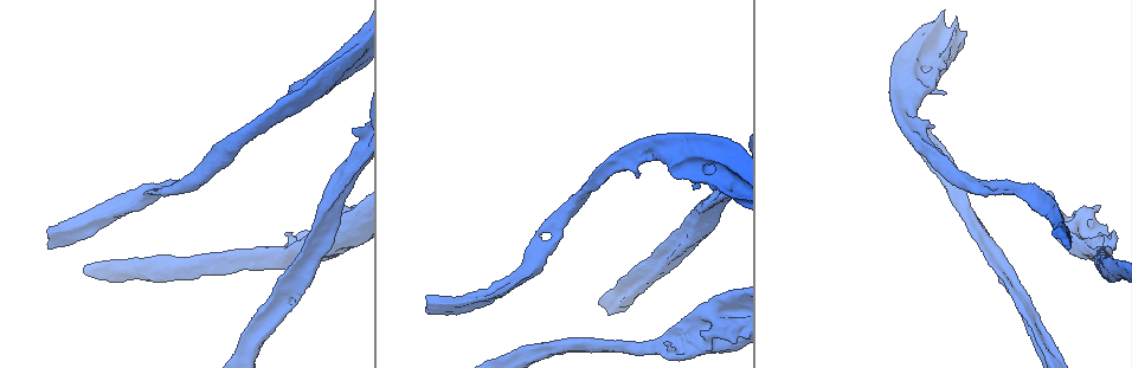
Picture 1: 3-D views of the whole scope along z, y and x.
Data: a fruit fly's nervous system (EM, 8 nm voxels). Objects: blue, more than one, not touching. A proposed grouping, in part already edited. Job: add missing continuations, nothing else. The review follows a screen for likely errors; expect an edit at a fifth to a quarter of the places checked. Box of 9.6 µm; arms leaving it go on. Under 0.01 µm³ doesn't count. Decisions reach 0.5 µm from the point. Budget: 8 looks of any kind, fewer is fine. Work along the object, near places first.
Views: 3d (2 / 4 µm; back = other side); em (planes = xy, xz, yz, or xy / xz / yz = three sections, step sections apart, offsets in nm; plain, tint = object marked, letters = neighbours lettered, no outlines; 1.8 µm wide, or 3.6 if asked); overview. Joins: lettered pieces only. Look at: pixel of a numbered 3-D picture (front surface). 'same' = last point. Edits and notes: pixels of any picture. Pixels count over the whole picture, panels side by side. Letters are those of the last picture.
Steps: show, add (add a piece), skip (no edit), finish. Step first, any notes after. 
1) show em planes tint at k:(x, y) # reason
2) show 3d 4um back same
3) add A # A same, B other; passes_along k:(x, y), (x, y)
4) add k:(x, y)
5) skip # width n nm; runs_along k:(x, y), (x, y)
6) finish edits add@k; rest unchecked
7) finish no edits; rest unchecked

show em xy step 4 plain at 1:(717, 224) # free end

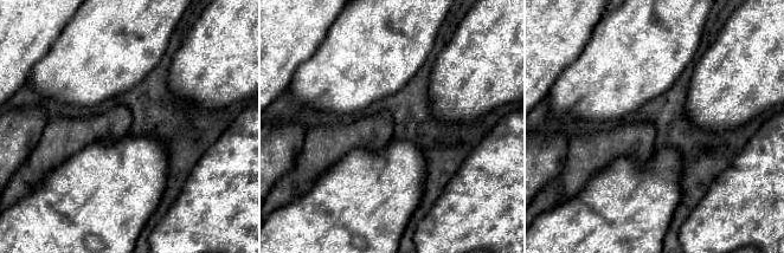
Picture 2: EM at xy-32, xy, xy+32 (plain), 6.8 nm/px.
show em xy step 4 tint same

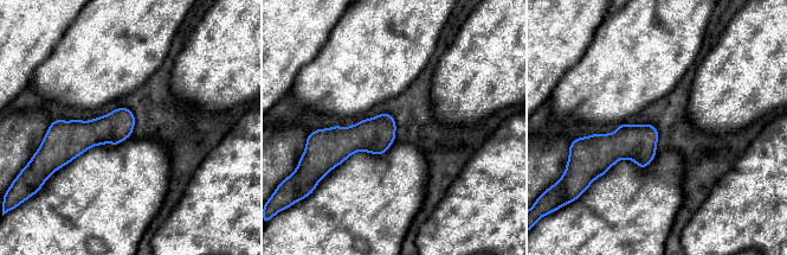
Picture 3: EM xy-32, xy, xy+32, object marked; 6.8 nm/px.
show em xy step 4 letters same # what lies round it

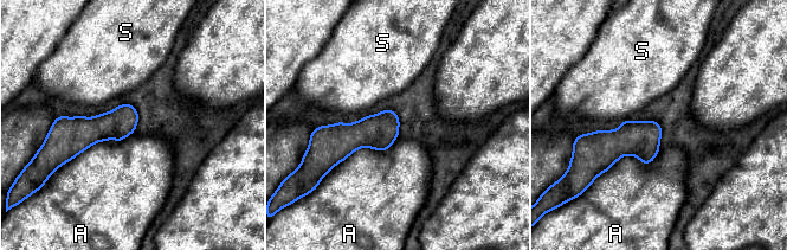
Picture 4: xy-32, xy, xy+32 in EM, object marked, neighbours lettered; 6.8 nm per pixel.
skip # A other, S other; border 4:(134, 130), (60, 166); none of them fits

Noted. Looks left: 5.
show em planes letters at 1:(725, 193)

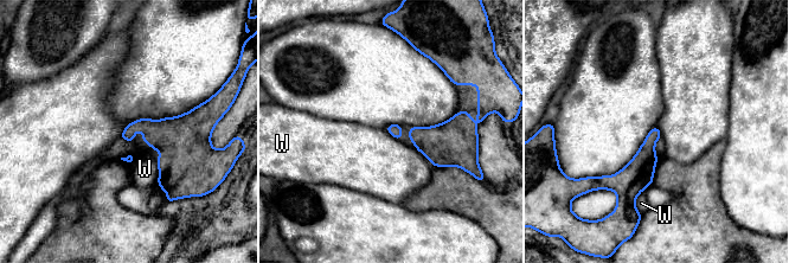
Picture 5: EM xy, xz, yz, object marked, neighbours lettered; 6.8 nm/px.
skip # longest_contact W 190 nm; W other; no lettered piece goes on from it

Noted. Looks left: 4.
show 3d 2um back at 1:(988, 187) # branch stops here

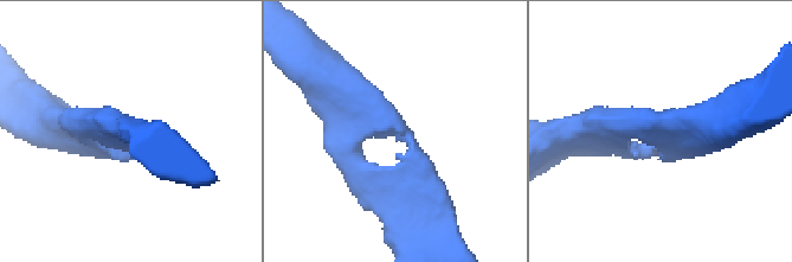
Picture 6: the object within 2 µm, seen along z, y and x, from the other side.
show em xz step 8 letters at 6:(661, 139)

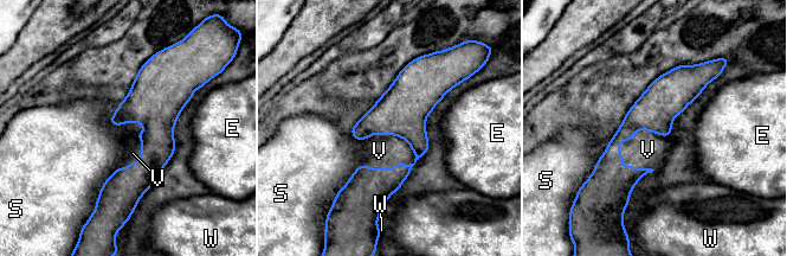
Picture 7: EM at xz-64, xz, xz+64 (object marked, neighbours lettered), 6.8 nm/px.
add V # E other, S other, V same, W other; passes_along 7:(401, 110), (393, 134), (379, 151); the neuron continues

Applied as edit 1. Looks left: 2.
finish edits add@7; rest unchecked

